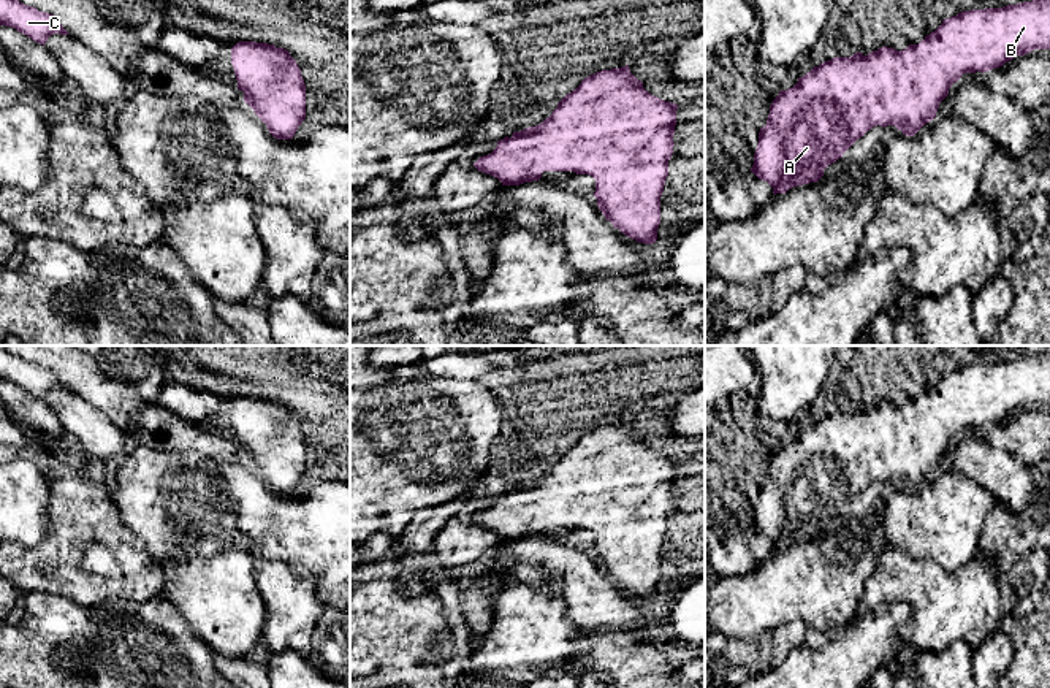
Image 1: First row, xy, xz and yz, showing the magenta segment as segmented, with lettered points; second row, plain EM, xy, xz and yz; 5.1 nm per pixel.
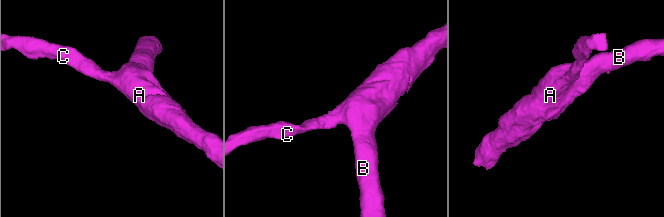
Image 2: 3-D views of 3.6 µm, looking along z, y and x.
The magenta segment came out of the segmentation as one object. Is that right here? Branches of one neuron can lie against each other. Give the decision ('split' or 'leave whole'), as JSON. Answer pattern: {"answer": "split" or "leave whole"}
{"answer": "leave whole"}

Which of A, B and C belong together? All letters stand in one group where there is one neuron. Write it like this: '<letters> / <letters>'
A B C

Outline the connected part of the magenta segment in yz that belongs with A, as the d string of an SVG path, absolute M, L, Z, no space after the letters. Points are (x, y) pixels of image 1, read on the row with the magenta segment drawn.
M1050 0L961 11L903 51L884 46L868 55L855 52L827 60L773 100L751 171L767 181L774 195L817 182L824 170L873 127L895 125L914 136L936 117L939 103L964 73L999 68L1034 49L1050 49Z

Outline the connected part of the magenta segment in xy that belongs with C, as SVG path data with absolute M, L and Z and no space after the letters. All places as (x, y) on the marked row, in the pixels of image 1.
M0 0L0 25L13 27L43 46L54 33L68 35L59 17L19 0Z

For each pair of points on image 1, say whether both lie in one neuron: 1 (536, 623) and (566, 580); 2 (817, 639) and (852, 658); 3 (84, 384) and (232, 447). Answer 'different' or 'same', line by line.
1: different
2: different
3: same

